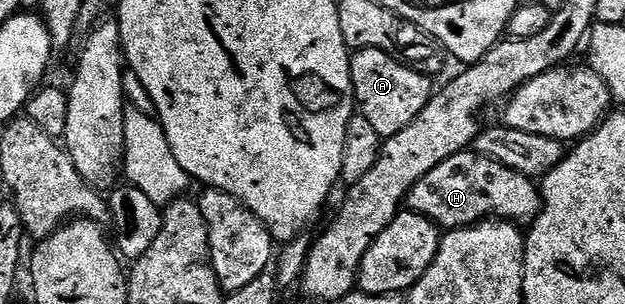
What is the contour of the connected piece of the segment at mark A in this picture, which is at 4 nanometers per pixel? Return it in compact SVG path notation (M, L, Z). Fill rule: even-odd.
M363 49L352 52L351 81L353 82L353 98L359 113L371 121L375 133L388 137L399 133L399 129L407 129L415 117L423 113L429 100L435 94L435 86L426 72L400 59L393 59L379 49Z

